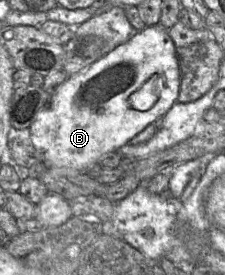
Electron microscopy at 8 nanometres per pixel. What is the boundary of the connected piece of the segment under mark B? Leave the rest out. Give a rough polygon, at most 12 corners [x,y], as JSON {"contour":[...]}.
{"contour":[[168,31],[134,32],[69,76],[29,132],[85,172],[177,102]]}

